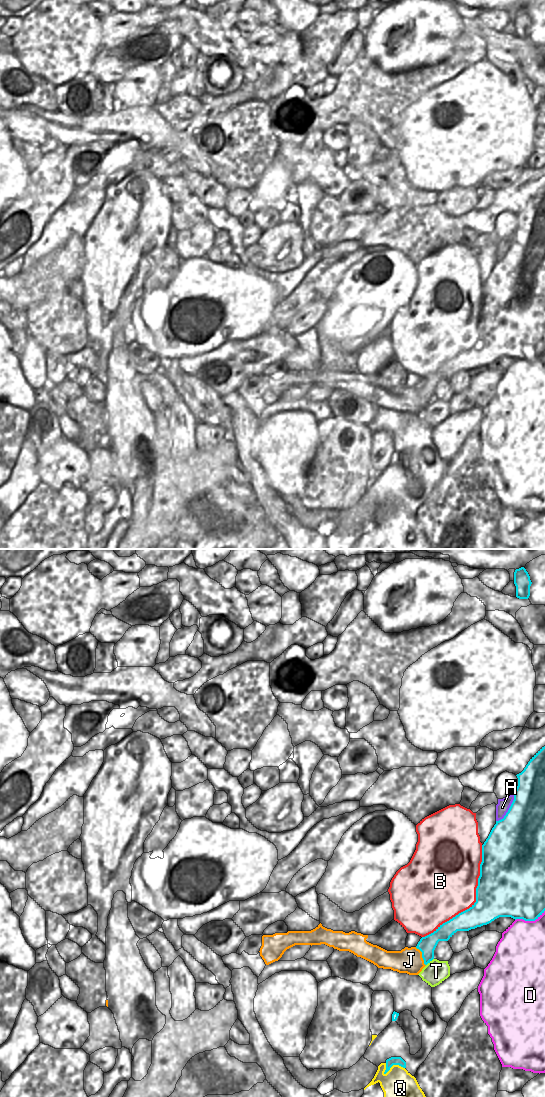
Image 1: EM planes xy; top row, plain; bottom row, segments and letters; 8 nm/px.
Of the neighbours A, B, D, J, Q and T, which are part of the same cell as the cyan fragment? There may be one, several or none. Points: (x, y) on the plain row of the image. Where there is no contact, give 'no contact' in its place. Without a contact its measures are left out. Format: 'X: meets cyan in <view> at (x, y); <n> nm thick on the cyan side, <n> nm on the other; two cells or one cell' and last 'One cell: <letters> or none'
A: meets cyan in xy at (508, 250); 420 nm thick on the cyan side, 100 nm on the other; two cells
B: meets cyan in xy at (476, 340); 440 nm thick on the cyan side, 440 nm on the other; two cells
D: meets cyan in xy at (529, 360); 440 nm thick on the cyan side, 380 nm on the other; two cells
J: meets cyan in xy at (422, 396); 140 nm thick on the cyan side, 200 nm on the other; two cells
Q: meets cyan in xy at (393, 504); 70 nm thick on the cyan side, 300 nm on the other; two cells
T: meets cyan in xy at (429, 402); 140 nm thick on the cyan side, 180 nm on the other; two cells
One cell: none

